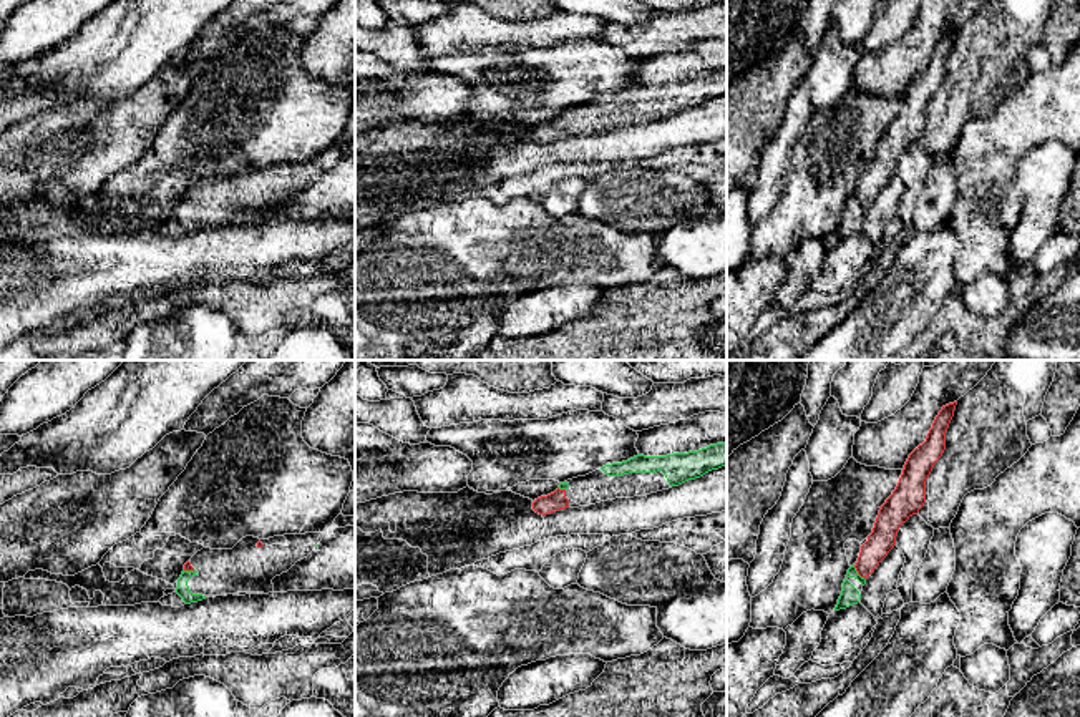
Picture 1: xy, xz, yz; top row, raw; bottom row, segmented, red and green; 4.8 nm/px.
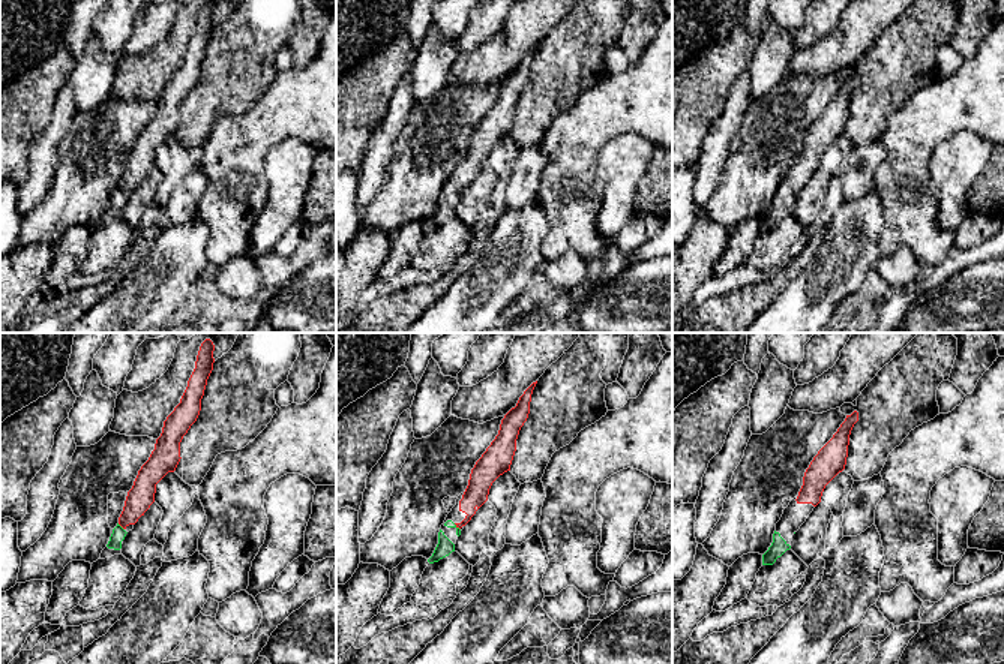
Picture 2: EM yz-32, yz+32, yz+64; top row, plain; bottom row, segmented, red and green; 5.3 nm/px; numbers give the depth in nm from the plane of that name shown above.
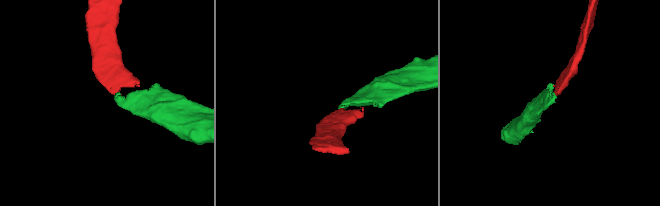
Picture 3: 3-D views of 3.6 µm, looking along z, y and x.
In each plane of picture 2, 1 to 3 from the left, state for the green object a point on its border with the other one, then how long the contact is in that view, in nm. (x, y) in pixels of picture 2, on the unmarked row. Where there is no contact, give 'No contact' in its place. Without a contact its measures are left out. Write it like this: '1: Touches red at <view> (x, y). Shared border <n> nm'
1: Touches red at yz-32 (120, 189). Shared border 50 nm
2: Touches red at yz+32 (456, 191). Shared border 50 nm
3: No contact

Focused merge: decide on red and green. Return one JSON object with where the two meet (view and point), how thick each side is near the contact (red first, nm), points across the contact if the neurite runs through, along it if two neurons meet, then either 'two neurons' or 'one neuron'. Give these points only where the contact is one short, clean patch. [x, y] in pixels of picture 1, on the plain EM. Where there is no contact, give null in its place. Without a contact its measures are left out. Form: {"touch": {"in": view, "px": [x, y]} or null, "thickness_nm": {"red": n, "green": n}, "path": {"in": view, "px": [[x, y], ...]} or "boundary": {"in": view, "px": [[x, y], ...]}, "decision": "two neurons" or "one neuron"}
{"touch": {"in": "yz", "px": [858, 201]}, "thickness_nm": {"red": 130, "green": 50}, "path": {"in": "yz", "px": [[883, 166], [858, 201], [851, 201]]}, "decision": "one neuron"}

